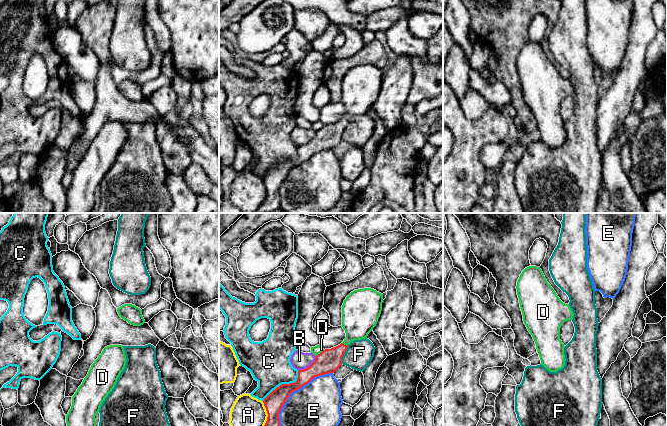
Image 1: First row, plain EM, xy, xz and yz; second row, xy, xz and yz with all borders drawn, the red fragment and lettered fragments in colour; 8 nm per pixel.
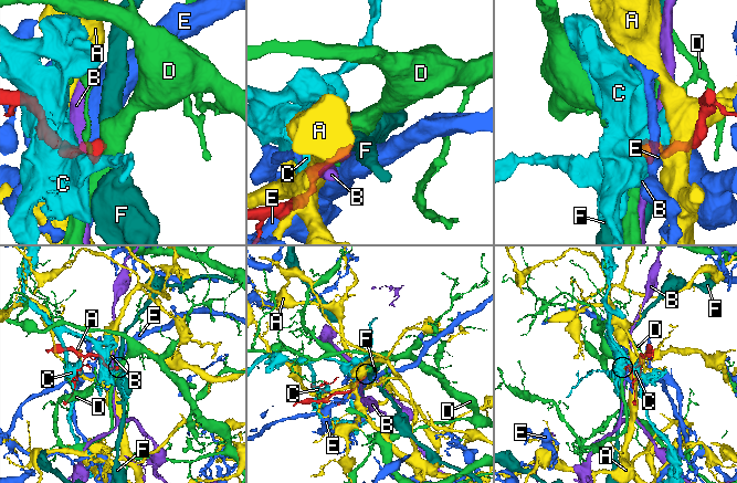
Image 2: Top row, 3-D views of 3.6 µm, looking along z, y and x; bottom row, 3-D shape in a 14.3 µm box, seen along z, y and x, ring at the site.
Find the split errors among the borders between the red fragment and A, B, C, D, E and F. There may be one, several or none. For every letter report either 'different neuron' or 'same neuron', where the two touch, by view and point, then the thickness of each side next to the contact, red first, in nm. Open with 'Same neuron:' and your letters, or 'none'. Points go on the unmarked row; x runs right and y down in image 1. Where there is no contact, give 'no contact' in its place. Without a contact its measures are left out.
Same neuron: D
A: different neuron; contact xz (267, 195); calibres 150 and 300 nm
B: different neuron; contact xz (309, 142); calibres 190 and 140 nm
C: different neuron; contact xz (283, 160); calibres 150 and 340 nm
D: same neuron; contact xz (320, 129); calibres 190 and 70 nm
E: different neuron; contact xz (293, 167); calibres 150 and 440 nm
F: different neuron; contact xz (344, 129); calibres 190 and 220 nm

